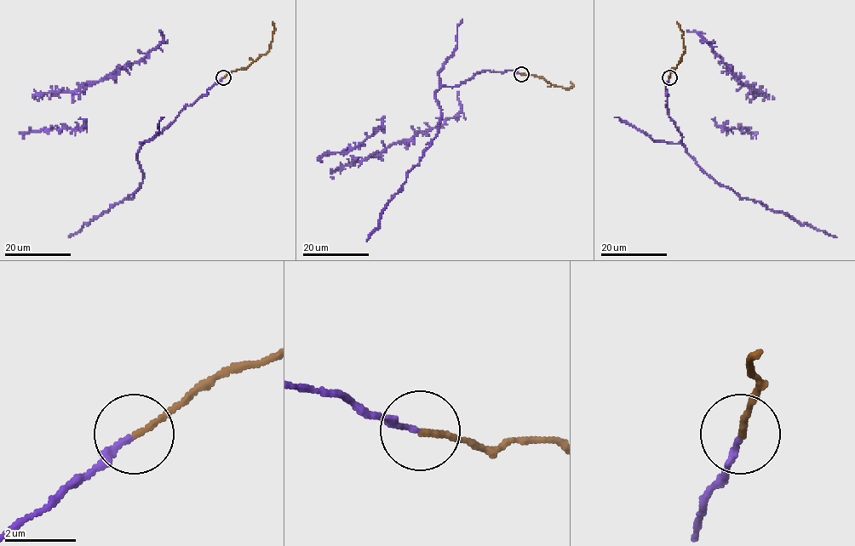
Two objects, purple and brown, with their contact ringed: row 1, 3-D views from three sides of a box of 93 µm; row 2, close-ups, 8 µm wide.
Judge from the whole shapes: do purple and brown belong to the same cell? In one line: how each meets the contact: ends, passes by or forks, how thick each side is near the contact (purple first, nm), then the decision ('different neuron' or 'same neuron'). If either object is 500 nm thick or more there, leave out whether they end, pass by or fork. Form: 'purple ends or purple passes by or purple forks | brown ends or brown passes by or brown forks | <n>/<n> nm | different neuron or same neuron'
purple ends | brown ends | 160/170 nm | different neuron

